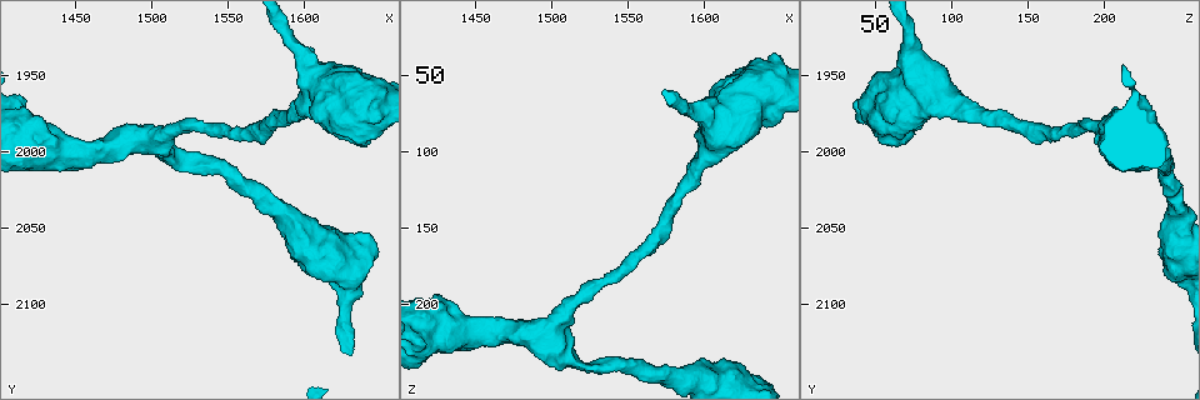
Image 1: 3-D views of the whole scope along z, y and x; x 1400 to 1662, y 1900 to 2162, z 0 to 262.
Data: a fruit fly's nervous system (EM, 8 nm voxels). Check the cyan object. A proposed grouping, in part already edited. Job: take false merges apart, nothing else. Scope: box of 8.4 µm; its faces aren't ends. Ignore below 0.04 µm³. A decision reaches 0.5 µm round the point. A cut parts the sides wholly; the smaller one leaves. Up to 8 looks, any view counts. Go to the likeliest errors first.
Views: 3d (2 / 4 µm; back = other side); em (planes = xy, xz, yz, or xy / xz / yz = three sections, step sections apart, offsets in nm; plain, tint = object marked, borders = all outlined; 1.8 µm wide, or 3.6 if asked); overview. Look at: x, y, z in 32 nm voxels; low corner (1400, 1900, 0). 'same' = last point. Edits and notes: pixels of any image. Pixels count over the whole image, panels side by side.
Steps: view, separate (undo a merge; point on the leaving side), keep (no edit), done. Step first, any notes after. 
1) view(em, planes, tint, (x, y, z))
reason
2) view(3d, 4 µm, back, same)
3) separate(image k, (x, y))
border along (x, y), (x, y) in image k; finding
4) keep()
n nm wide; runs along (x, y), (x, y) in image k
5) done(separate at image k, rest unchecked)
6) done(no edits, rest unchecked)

view(em, 3.6 µm, xy, step 8, tint, (1492, 1992, 218))
calibre changes

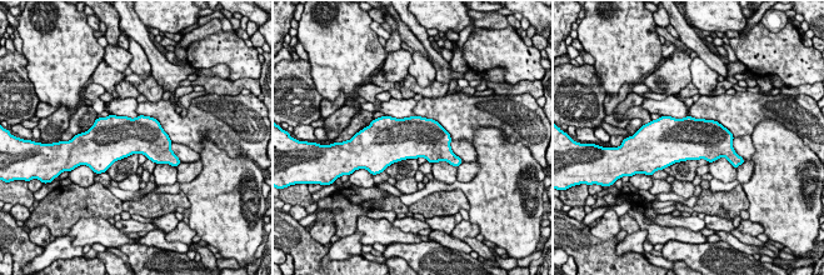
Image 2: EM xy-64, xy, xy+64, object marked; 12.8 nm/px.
keep()
continuous, no second neuron

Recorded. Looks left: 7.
view(em, yz, step 4, tint, (1644, 1966, 60))
sudden change in width

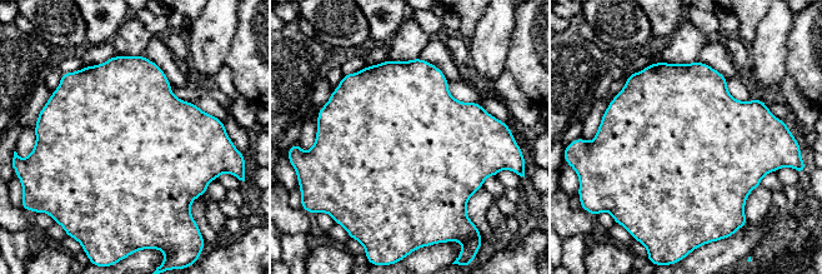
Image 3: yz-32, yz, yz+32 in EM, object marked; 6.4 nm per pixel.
view(em, planes, tint, same)
another direction

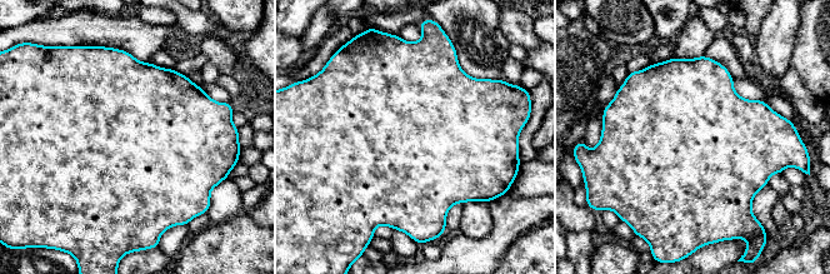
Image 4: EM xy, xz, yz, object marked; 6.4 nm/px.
keep()
1050 nm wide; continuous, no second neuron

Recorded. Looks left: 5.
view(em, 3.6 µm, xz, step 8, tint, (1430, 1996, 220))
thick turns thin

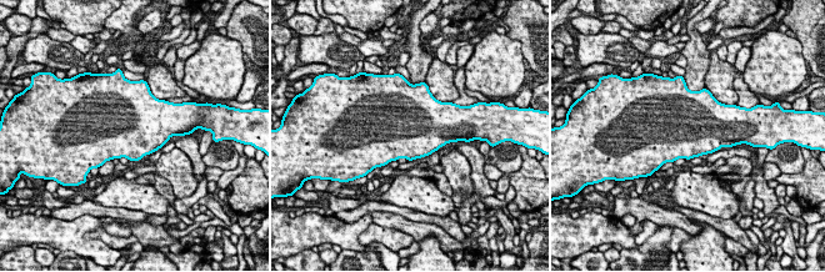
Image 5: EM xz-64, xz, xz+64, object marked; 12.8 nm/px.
keep()
900 nm wide; one neuron here

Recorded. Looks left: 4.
view(3d, 4 µm, back, (1598, 1936, 72))
calibre changes

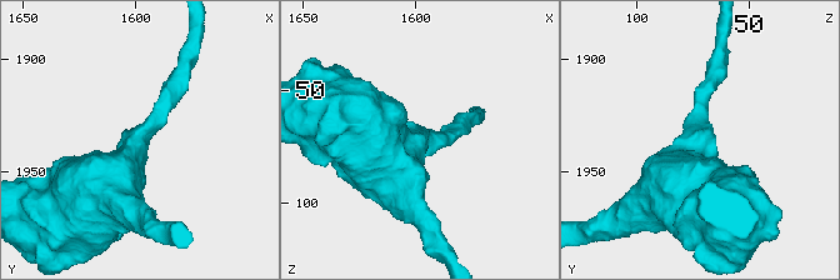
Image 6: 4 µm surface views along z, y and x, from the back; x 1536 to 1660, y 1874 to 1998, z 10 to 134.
view(em, 3.6 µm, planes, plain, (1598, 1935, 72))
arms of 240, 800 nm; need the tissue

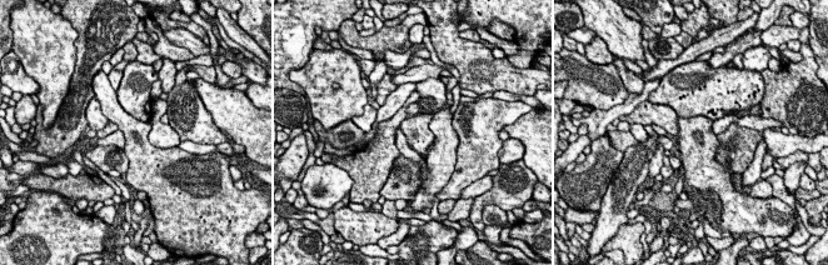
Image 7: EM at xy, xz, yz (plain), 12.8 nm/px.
view(em, 3.6 µm, planes, tint, same)
where the object lies

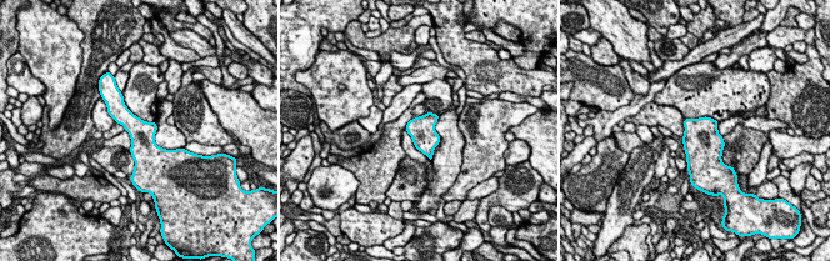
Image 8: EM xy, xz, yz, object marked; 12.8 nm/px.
keep()
320 nm wide; all the same neuron

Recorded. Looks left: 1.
done(no edits, rest unchecked)

